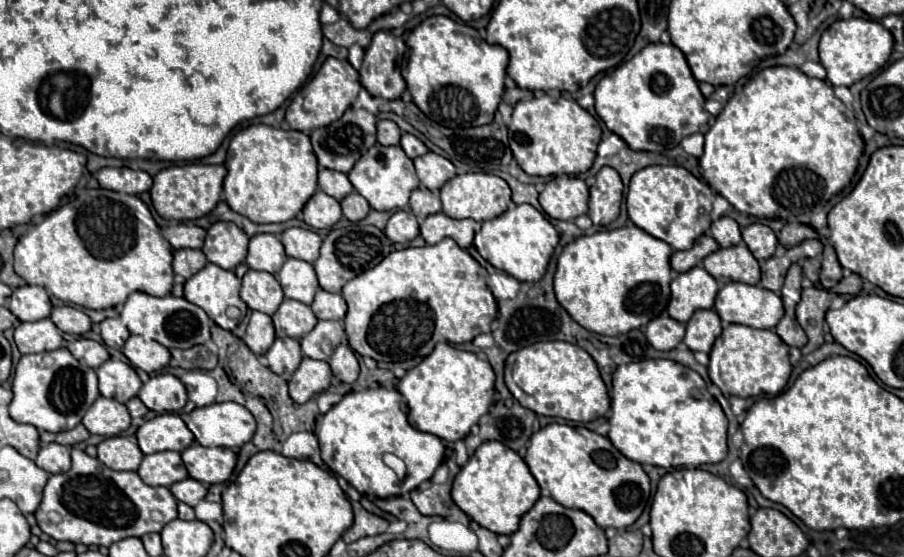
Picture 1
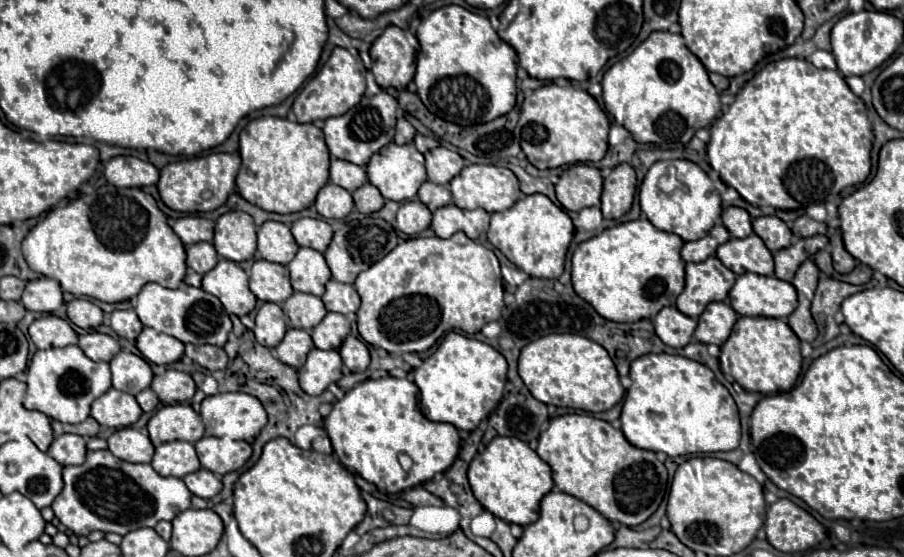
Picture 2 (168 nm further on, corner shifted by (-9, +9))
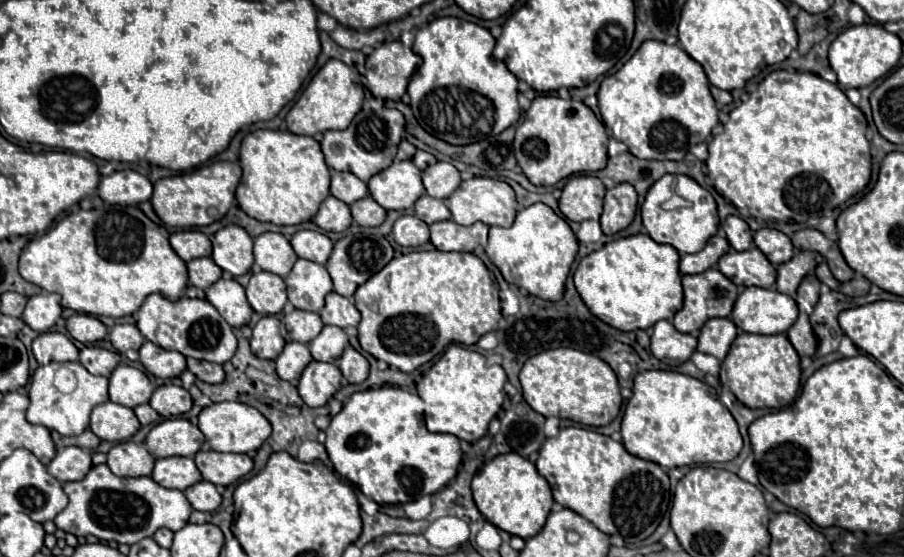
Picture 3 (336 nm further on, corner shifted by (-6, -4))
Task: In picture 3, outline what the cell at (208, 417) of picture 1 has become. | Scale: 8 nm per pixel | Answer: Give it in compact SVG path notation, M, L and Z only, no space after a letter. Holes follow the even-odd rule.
M222 401L204 407L198 415L198 427L204 433L202 450L228 451L228 453L256 451L270 437L272 431L268 419L258 409L234 401Z

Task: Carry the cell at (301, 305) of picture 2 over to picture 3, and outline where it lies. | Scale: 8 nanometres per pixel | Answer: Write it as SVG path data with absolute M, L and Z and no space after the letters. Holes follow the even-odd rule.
M294 309L292 313L284 315L284 325L288 329L290 339L298 343L310 343L324 327L318 313L302 311L302 309Z

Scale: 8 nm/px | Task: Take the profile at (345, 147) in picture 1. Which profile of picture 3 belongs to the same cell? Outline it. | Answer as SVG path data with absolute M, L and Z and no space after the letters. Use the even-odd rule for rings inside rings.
M366 103L362 111L354 117L354 121L348 125L348 129L324 133L320 145L326 157L326 165L334 171L348 171L354 173L358 179L368 181L374 173L386 169L392 163L396 147L402 139L402 129L404 129L404 115L398 109L388 109L384 105L374 107L372 103Z

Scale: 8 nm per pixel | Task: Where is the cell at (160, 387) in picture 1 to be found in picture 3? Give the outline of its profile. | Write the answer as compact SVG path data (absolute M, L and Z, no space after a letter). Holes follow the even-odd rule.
M162 385L152 393L150 399L152 409L156 409L162 417L172 417L172 415L182 415L188 413L192 407L192 397L184 387L178 385Z

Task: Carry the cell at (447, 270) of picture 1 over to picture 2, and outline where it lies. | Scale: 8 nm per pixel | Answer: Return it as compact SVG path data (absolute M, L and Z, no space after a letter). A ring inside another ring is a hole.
M457 232L447 240L437 236L405 240L383 260L361 272L355 280L355 290L361 296L361 308L357 312L361 338L367 344L385 348L391 354L429 350L449 330L475 334L483 328L483 324L499 320L503 310L503 284L491 266L489 250L483 244L467 238L463 232Z

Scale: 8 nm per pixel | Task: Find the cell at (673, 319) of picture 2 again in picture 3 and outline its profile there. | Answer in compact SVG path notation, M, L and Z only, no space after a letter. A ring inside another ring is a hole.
M658 321L652 331L650 349L656 359L670 359L684 363L696 349L696 337L676 331L676 327L670 321Z

